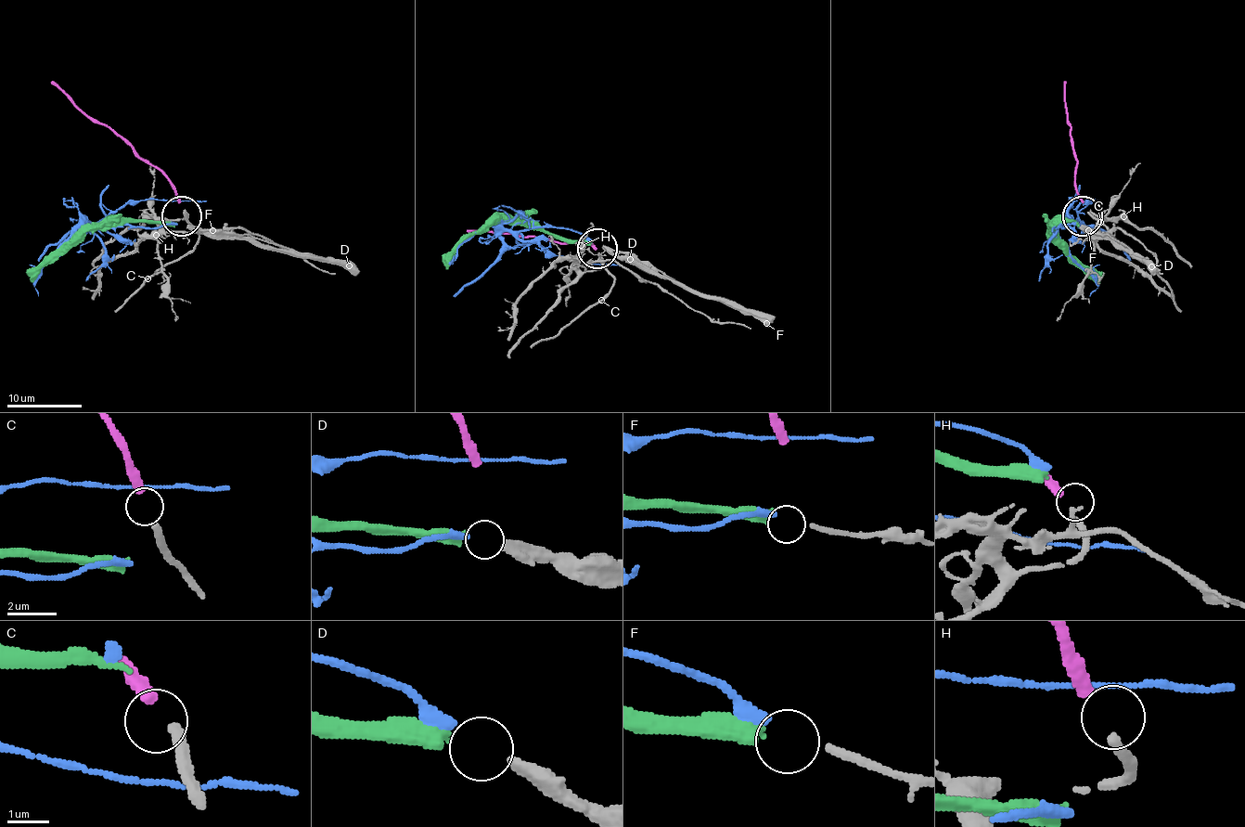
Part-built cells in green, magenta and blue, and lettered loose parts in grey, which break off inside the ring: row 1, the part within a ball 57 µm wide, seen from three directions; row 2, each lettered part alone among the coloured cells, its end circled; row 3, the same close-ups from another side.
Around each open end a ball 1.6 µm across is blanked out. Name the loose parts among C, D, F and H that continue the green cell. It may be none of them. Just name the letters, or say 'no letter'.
D

